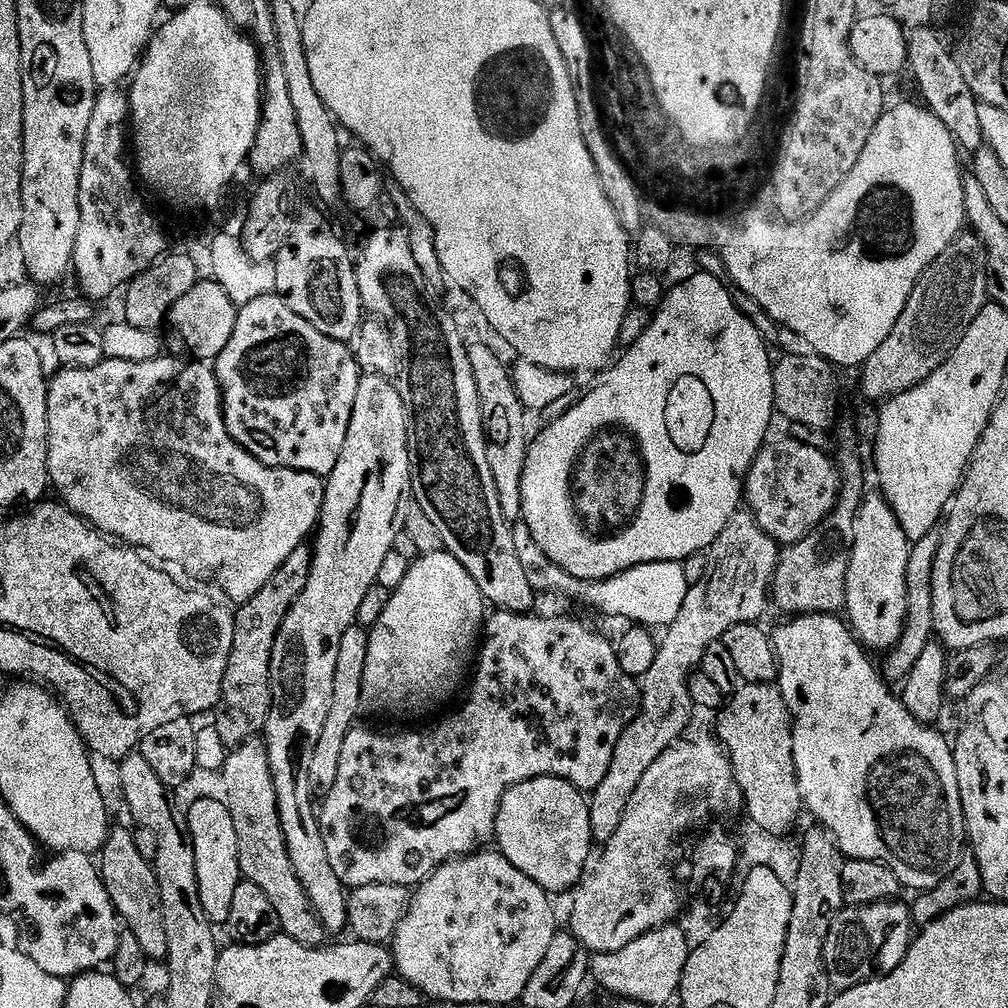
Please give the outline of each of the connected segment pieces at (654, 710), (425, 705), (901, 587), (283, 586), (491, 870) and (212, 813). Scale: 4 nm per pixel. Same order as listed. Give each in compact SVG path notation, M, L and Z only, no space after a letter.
M741 510L718 534L718 538L713 542L711 548L707 549L708 565L706 574L702 574L702 582L691 585L686 594L686 602L682 602L682 610L678 610L678 618L669 624L659 641L660 653L658 658L654 658L654 663L646 674L639 677L640 685L640 712L634 717L631 724L618 738L618 746L614 746L614 762L610 762L610 770L606 772L606 778L597 788L590 793L588 809L590 810L590 830L592 839L597 845L608 844L614 834L618 834L618 826L622 826L622 818L628 809L628 803L632 801L632 796L638 790L638 786L646 778L646 774L658 762L658 758L681 739L680 736L688 728L688 723L692 720L694 705L691 692L688 689L689 681L694 673L703 665L704 655L711 644L723 641L724 635L734 626L739 624L755 624L761 618L760 615L770 608L770 593L772 591L772 579L776 574L776 567L780 561L782 548L776 541L758 526L758 522L753 518L751 512Z
M447 550L442 552L425 552L419 558L411 561L406 578L402 578L400 585L391 589L391 593L392 597L382 614L382 618L378 618L378 622L370 629L368 634L370 650L366 650L366 674L362 674L363 707L367 711L369 708L372 712L385 712L388 716L404 716L407 712L432 712L435 708L442 707L459 690L460 683L464 680L464 675L466 675L466 680L470 669L473 667L474 657L477 655L478 645L481 643L486 623L486 611L484 612L486 601L484 595L478 590L478 582L474 582L474 578L470 578L466 566L462 566L462 562L458 562L458 558L454 558Z
M869 495L861 504L854 522L854 546L846 578L844 608L856 639L865 649L884 654L896 647L906 626L906 562L910 541L887 500L883 495L875 495Z
M301 546L294 550L294 554L282 562L274 578L270 578L270 582L266 582L266 586L262 586L254 598L235 609L234 646L230 650L230 662L222 678L220 702L214 709L215 728L228 750L245 744L264 731L264 723L272 705L270 658L274 654L274 642L290 606L294 606L298 594L306 590L306 578L310 578L311 565L311 547Z
M481 850L473 852L471 856L461 856L458 860L451 860L442 865L441 868L436 869L434 874L430 874L425 880L418 885L418 887L411 893L408 901L408 908L404 911L404 917L402 922L398 922L396 927L396 933L392 936L390 941L390 951L392 954L392 962L395 971L400 977L406 982L410 982L419 992L424 993L425 997L431 998L432 996L436 1000L445 1000L448 1004L512 1004L523 997L524 991L526 990L526 982L530 982L530 978L534 978L534 970L538 970L538 966L542 966L542 958L546 958L546 950L550 950L550 942L554 942L556 933L558 931L558 925L556 925L556 912L552 909L549 893L544 891L542 886L538 886L538 882L534 882L530 878L526 878L526 874L522 874L522 870L518 870L518 866L514 866L503 854L498 850Z
M220 798L196 800L192 805L187 805L186 815L194 842L194 862L198 870L198 894L202 898L202 910L206 910L206 918L213 926L227 925L231 918L234 892L242 881L240 859L238 858L238 834L234 830L234 818L230 818L230 810Z

